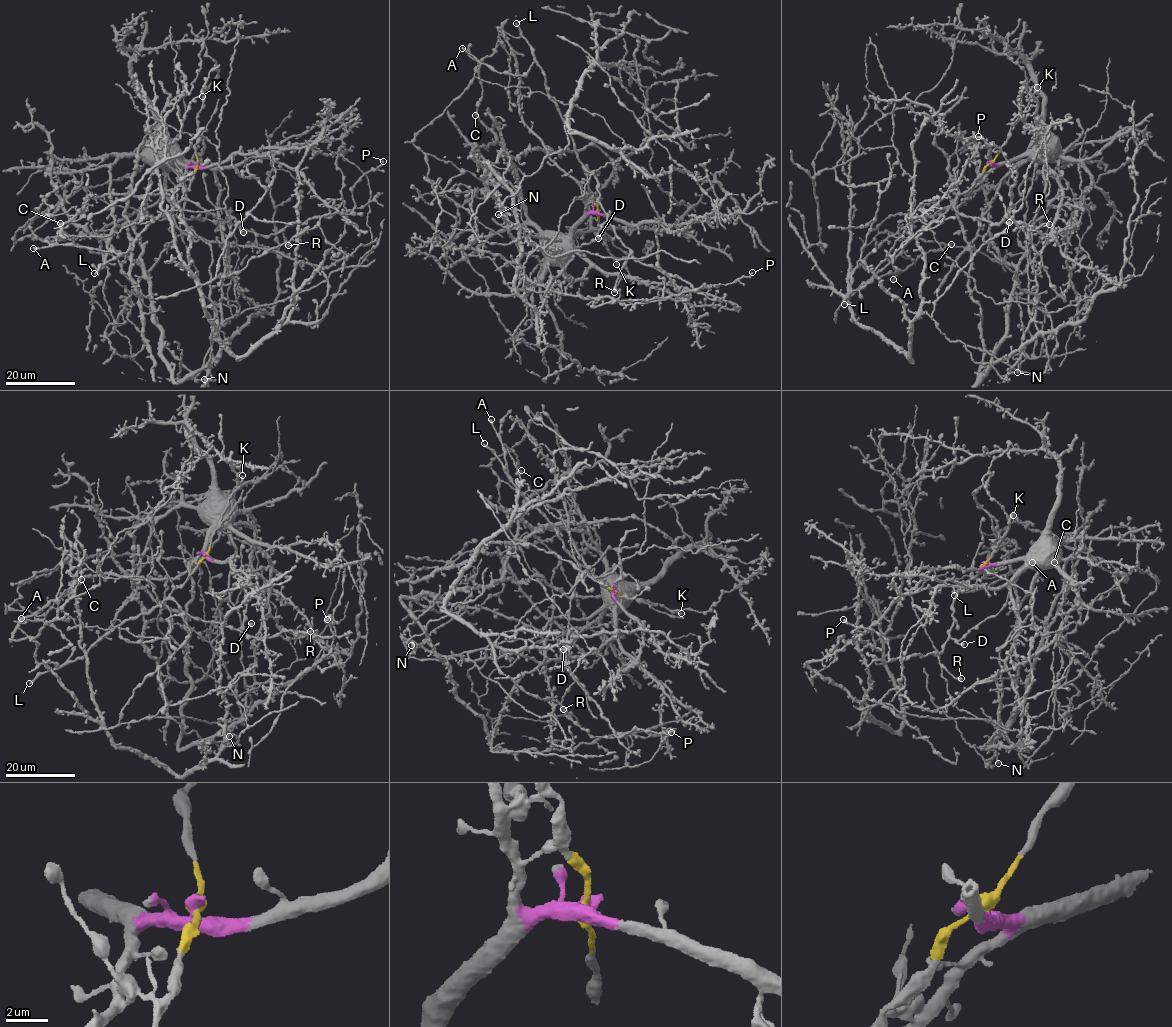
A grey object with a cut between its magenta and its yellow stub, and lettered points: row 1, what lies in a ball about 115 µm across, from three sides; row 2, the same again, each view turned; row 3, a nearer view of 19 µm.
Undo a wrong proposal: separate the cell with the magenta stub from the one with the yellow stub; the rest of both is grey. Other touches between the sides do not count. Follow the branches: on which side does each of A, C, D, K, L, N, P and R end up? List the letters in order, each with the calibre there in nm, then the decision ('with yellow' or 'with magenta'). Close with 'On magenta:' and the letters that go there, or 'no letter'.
A: calibre 500 nm; with yellow
C: calibre 280 nm; with yellow
D: calibre 600 nm; with yellow
K: calibre 360 nm; with yellow
L: calibre 280 nm; with yellow
N: calibre 400 nm; with magenta
P: calibre 360 nm; with yellow
R: calibre 700 nm; with yellow
On magenta: N

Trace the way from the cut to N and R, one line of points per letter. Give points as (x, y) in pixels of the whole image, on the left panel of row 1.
N: (196, 164), (174, 164), (185, 186), (184, 221), (212, 258), (210, 300), (220, 351), (204, 379)
R: (196, 164), (192, 181), (182, 196), (219, 219), (262, 236), (282, 231), (287, 245)

